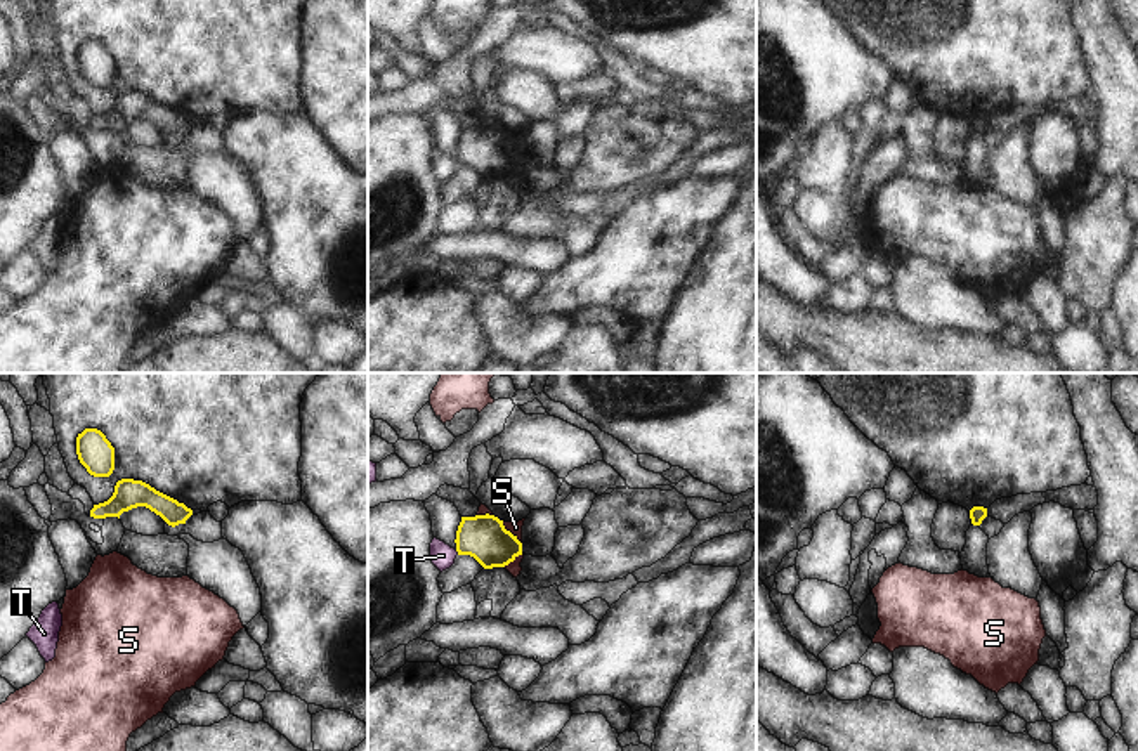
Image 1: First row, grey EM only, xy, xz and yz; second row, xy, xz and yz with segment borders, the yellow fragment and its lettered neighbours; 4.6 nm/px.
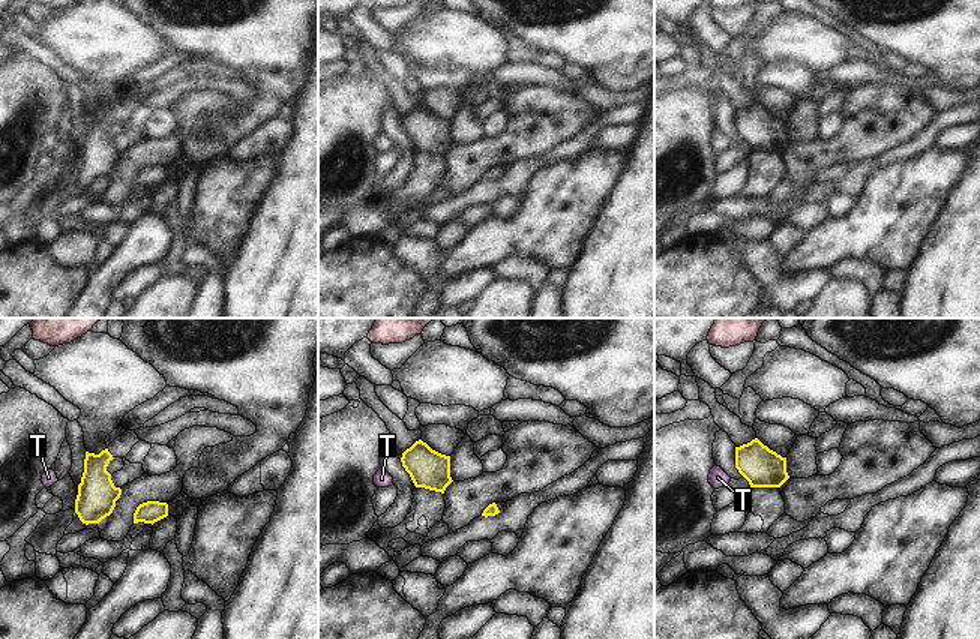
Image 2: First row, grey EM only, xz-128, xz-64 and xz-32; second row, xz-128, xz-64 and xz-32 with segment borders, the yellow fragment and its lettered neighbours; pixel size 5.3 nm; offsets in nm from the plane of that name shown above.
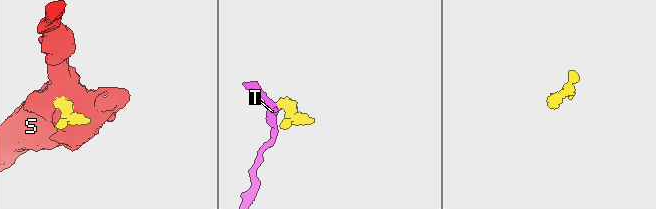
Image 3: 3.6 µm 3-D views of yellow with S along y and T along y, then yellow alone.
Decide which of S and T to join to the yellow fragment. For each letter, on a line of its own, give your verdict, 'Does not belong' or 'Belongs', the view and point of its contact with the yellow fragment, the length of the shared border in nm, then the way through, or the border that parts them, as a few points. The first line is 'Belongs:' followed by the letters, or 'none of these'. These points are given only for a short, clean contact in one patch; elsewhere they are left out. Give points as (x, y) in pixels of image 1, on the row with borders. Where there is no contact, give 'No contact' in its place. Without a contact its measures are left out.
Belongs: none of these
S: Does not belong. Touches yellow at xz (510, 533). Shared border 140 nm. Boundary: xz (502, 521), (521, 543)
T: Does not belong. Touches yellow at xz (457, 550). Shared border 30 nm. Boundary: xz (455, 550), (458, 554).

